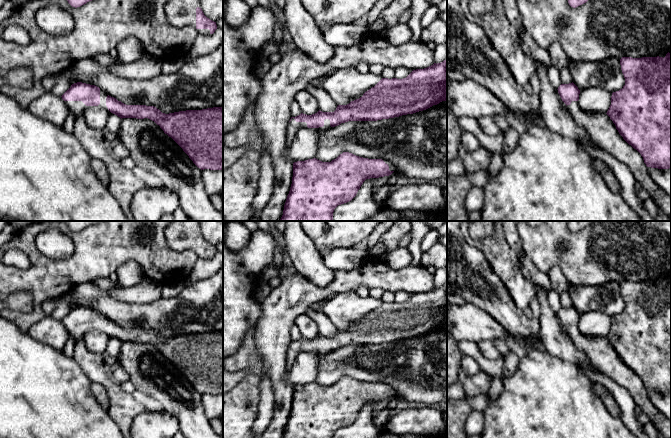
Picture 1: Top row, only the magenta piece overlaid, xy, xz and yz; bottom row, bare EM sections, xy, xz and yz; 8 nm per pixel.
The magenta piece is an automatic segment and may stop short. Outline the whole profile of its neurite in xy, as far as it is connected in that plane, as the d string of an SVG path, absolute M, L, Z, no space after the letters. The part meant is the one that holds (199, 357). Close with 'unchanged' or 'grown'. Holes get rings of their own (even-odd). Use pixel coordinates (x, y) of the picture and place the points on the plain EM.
M77 306L61 320L74 342L83 338L88 330L98 330L122 342L148 342L154 345L171 361L201 394L223 394L223 331L202 334L186 334L165 338L154 330L126 329L116 322L107 319L99 311Z; grown

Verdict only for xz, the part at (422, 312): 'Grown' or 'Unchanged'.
Grown

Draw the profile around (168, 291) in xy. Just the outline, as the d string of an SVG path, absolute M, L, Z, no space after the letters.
M183 284L163 285L162 298L172 298L178 295L183 289Z

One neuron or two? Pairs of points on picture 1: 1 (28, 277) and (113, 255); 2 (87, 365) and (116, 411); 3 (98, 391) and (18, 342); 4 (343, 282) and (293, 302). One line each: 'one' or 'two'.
1: one
2: one
3: two
4: one

